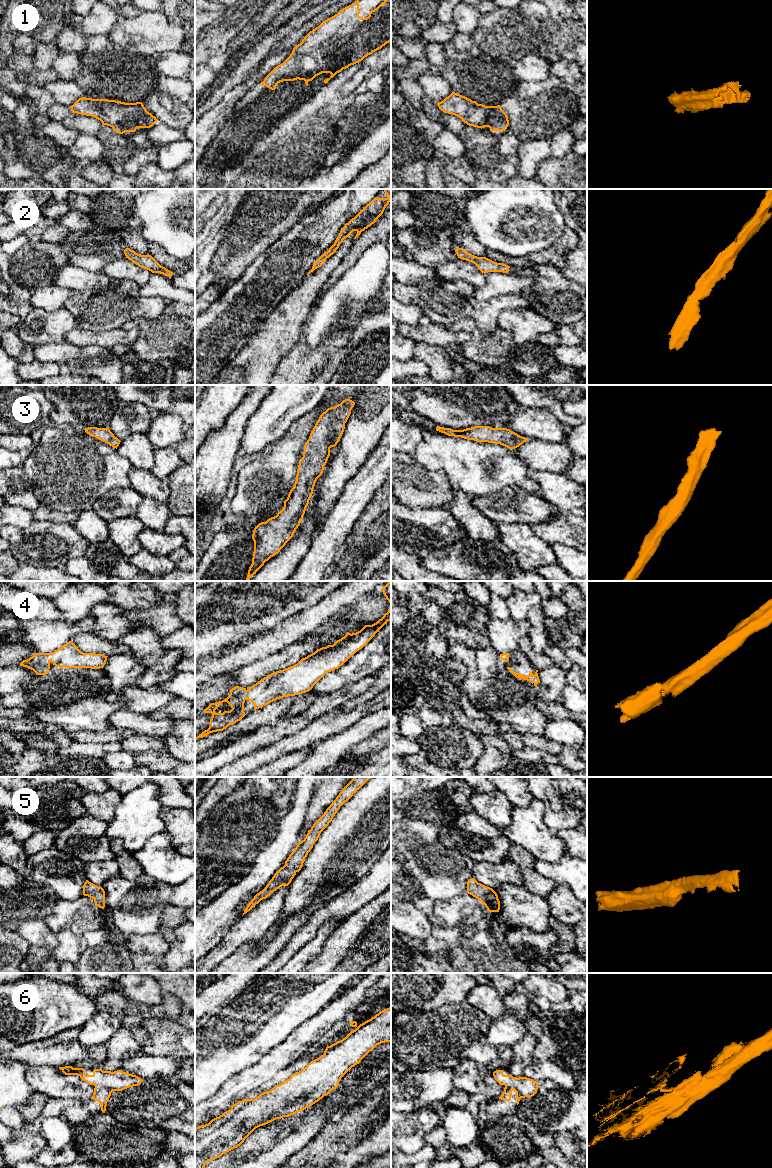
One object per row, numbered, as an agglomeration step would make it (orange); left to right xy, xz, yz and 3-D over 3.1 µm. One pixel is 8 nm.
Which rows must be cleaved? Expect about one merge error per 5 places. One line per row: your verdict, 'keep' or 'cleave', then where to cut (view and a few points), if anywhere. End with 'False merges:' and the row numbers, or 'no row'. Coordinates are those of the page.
1: keep; no cut
2: keep; no cut
3: keep; no cut
4: keep; no cut
5: keep; no cut
6: keep; no cut
False merges: no row

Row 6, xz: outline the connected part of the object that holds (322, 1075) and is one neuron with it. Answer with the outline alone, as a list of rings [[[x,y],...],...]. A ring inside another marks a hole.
[[[391,1007],[380,1011],[371,1019],[357,1025],[356,1021],[350,1022],[356,1029],[351,1031],[341,1041],[327,1046],[324,1054],[311,1061],[304,1069],[291,1075],[283,1083],[276,1085],[270,1091],[261,1093],[255,1099],[243,1099],[231,1106],[231,1109],[224,1112],[219,1117],[212,1119],[208,1124],[195,1128],[195,1168],[204,1168],[208,1161],[217,1159],[223,1154],[240,1146],[244,1140],[258,1127],[266,1125],[276,1119],[289,1117],[312,1106],[324,1096],[328,1095],[339,1085],[341,1078],[355,1065],[372,1051],[377,1045],[391,1042]]]

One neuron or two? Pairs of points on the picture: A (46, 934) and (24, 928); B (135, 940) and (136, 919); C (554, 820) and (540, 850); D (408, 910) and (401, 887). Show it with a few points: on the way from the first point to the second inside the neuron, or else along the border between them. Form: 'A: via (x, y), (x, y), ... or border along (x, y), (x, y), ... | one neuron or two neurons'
A: via (41, 934), (29, 929) | one neuron
B: border along (158, 931), (127, 935) | two neurons
C: border along (545, 805), (545, 823), (556, 831) | two neurons
D: border along (401, 901), (410, 901), (414, 904) | two neurons

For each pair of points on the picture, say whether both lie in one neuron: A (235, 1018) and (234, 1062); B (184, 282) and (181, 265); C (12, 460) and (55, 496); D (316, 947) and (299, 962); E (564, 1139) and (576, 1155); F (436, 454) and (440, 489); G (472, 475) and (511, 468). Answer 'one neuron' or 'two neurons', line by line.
A: one neuron
B: two neurons
C: two neurons
D: one neuron
E: one neuron
F: two neurons
G: one neuron

